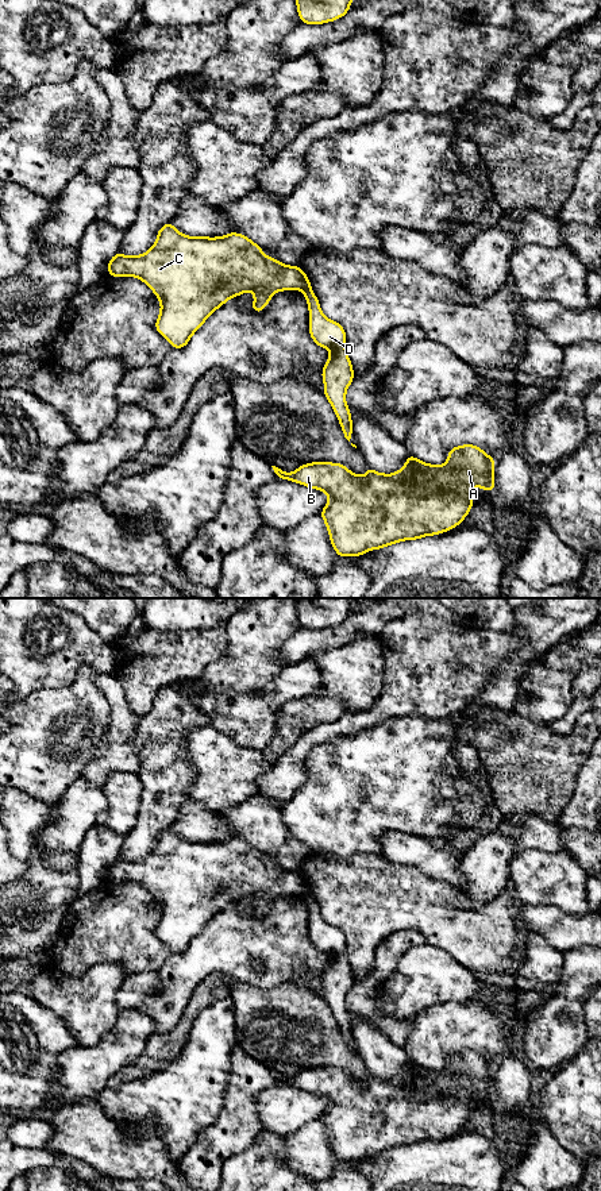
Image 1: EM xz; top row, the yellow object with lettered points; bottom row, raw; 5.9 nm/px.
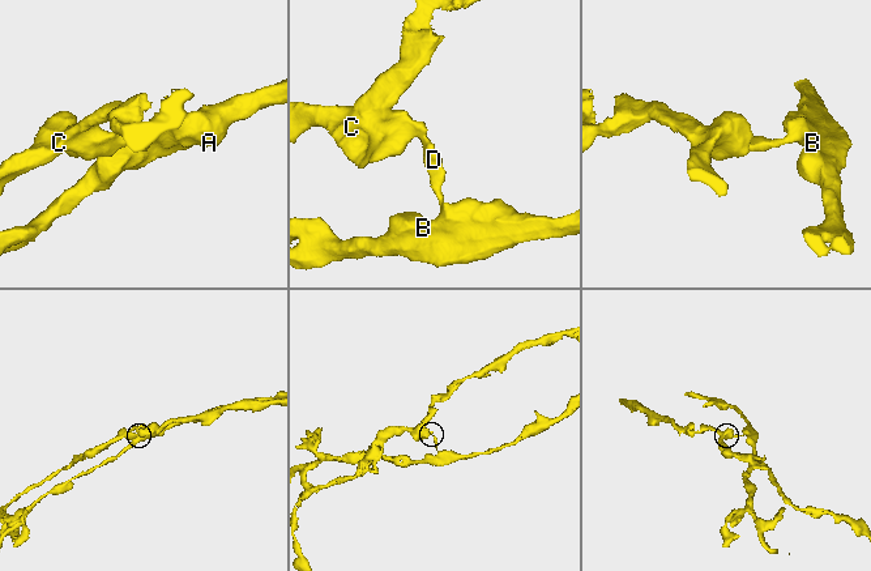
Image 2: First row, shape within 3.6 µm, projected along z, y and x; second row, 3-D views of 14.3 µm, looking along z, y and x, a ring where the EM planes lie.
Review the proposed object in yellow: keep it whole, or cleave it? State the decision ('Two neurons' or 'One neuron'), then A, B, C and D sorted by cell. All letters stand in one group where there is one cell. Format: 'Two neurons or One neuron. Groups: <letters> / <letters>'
Two neurons. Groups: A B D / C

